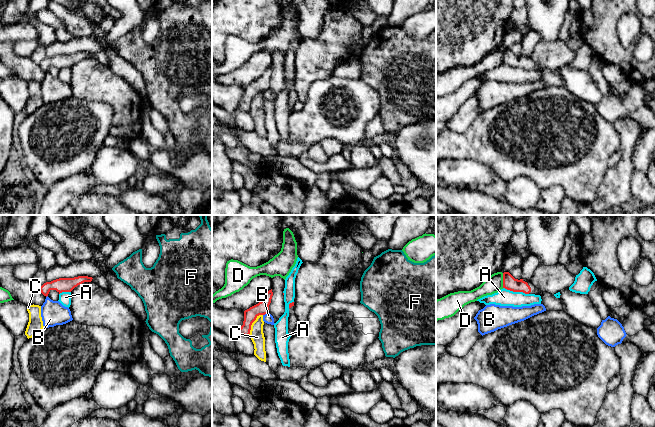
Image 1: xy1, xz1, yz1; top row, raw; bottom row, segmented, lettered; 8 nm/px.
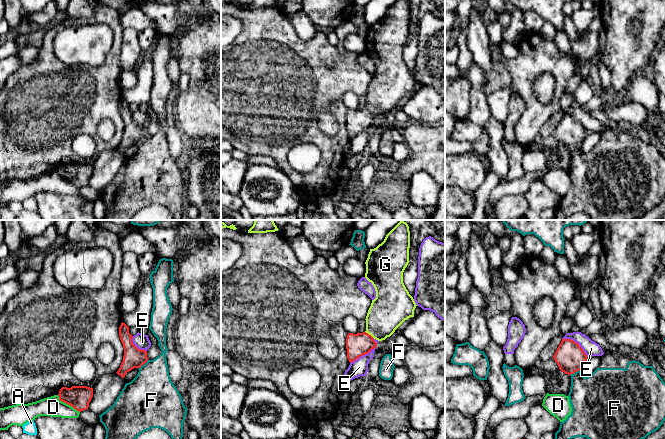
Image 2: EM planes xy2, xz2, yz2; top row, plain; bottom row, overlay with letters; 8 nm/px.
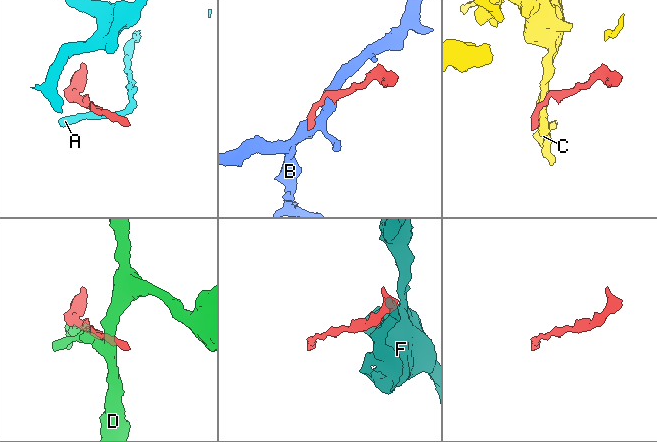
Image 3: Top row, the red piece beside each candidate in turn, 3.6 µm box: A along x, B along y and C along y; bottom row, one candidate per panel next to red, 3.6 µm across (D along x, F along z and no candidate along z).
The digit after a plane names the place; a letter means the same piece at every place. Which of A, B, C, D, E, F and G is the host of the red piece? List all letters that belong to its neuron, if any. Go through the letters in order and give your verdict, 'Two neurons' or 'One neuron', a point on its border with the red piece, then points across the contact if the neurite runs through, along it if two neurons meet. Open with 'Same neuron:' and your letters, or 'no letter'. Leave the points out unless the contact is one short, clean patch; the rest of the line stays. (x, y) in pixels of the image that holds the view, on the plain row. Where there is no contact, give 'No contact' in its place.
Same neuron: G
A: Two neurons. Touches red at yz1 (516, 67). Boundary: yz1 (503, 63), (528, 70)
B: Two neurons. Touches red at xz1 (265, 89)
C: Two neurons. Touches red at xz1 (251, 100). Boundary: xz1 (262, 90), (252, 99), (248, 111)
D: Two neurons. Touches red at xy2 (67, 179)
E: Two neurons. Touches red at yz2 (575, 118). Boundary: yz2 (562, 114), (574, 116), (587, 132)
F: Two neurons. Touches red at yz2 (574, 148). Boundary: yz2 (579, 145), (570, 151)
G: One neuron. Touches red at xz2 (368, 110). Path across: xz2 (357, 121), (368, 110), (382, 96), (388, 86)

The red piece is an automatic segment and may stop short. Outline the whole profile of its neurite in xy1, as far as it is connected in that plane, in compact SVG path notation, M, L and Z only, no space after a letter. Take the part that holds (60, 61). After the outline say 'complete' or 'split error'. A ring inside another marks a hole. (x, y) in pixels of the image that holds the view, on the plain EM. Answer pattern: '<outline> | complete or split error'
M78 52L74 54L59 54L51 58L44 59L39 65L44 72L48 72L51 66L56 66L59 70L62 68L71 68L75 63L84 59L91 58L92 53Z | complete

